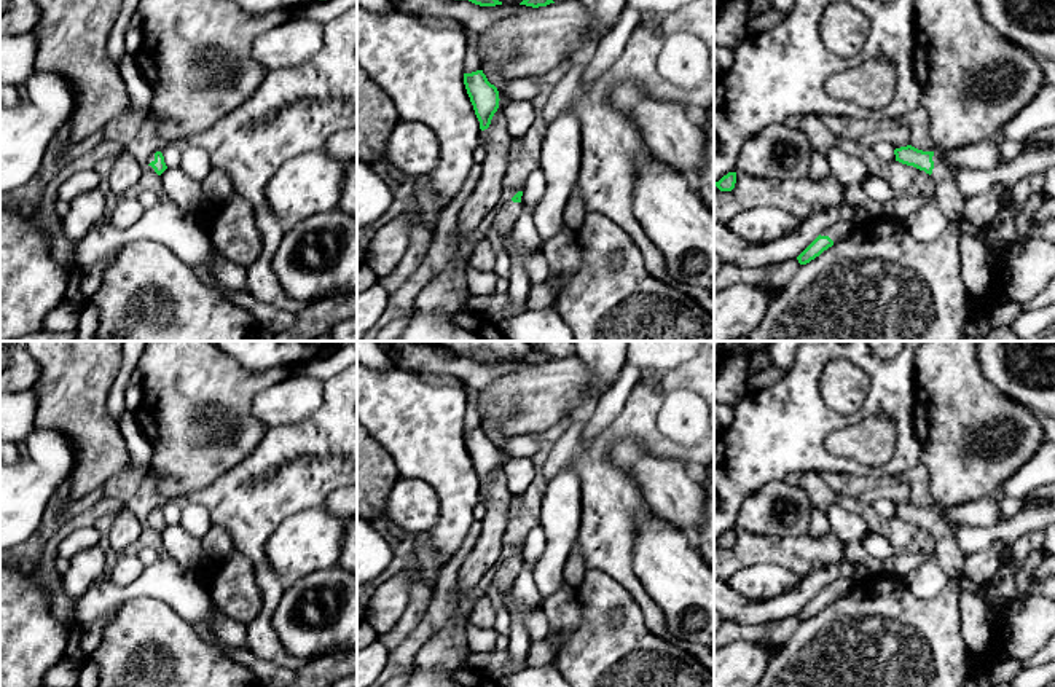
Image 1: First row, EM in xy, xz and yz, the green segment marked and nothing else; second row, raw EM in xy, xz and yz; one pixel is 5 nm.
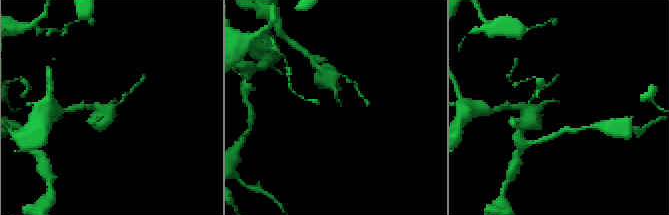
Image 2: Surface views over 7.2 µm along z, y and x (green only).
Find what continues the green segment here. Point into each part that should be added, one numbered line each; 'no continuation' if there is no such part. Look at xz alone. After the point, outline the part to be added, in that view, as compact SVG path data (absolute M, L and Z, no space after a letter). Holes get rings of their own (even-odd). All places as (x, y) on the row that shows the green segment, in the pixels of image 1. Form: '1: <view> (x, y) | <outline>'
1: xz (504, 217) | M512 199L504 204L499 204L499 207L492 212L492 225L497 230L504 249L507 252L510 250L512 228L521 214L523 214L523 204L513 202Z

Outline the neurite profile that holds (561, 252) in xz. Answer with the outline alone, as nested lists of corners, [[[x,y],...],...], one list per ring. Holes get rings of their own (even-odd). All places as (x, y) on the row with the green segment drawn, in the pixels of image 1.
[[[564,226],[555,238],[543,242],[542,255],[548,263],[548,277],[545,284],[550,287],[551,296],[559,301],[569,279],[580,268],[580,247],[577,233]]]

